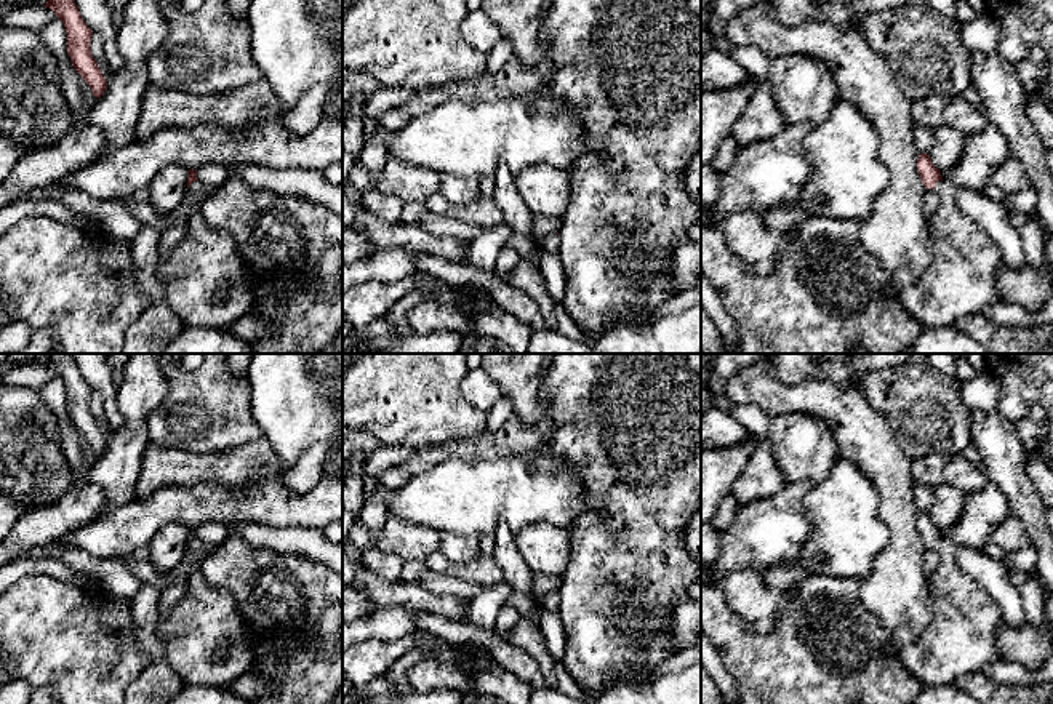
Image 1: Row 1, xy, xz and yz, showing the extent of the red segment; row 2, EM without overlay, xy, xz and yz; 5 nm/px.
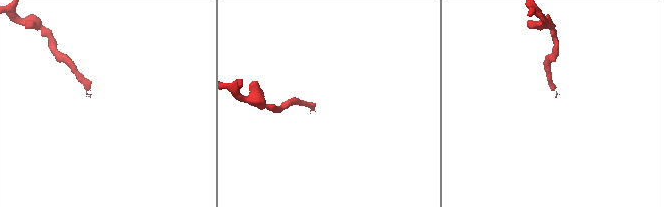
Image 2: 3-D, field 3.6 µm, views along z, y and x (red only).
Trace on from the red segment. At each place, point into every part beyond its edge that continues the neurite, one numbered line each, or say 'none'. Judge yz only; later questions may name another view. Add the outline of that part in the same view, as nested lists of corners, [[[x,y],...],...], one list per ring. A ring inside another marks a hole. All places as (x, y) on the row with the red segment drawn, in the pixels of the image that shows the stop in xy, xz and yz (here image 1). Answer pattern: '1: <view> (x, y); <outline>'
1: yz (959, 282); [[[936,182],[939,210],[927,218],[928,267],[898,296],[904,310],[925,328],[955,326],[962,318],[1000,301],[995,272],[1002,251],[992,237],[955,203],[955,187]]]

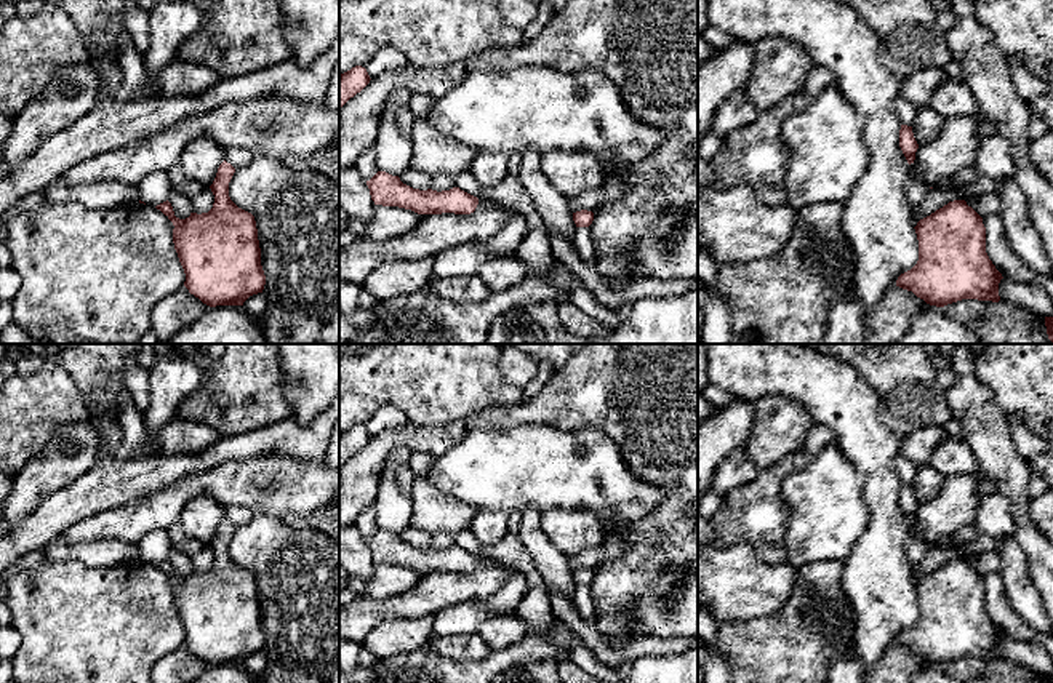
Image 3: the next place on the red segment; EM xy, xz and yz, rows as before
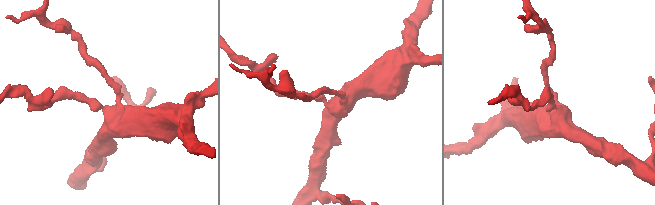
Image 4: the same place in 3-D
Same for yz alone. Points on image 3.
none

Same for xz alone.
none

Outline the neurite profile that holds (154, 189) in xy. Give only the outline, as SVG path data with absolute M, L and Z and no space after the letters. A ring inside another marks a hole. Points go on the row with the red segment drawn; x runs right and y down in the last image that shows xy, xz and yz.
M163 170L150 173L138 184L141 202L150 206L166 202L171 189L168 171Z

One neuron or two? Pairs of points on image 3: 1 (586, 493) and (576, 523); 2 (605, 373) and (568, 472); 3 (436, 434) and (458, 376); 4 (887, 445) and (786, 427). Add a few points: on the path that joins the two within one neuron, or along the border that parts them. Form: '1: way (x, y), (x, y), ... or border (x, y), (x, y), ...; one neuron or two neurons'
1: border (544, 509), (589, 509), (599, 519); two neurons
2: border (548, 424), (565, 429), (597, 429), (616, 447); two neurons
3: border (476, 415), (431, 426), (413, 426), (408, 423); two neurons
4: border (783, 395), (796, 399), (813, 419); two neurons

